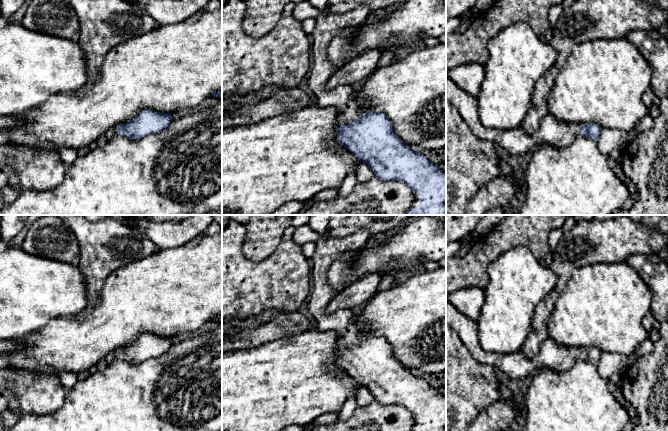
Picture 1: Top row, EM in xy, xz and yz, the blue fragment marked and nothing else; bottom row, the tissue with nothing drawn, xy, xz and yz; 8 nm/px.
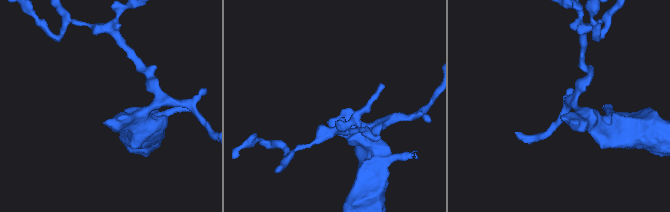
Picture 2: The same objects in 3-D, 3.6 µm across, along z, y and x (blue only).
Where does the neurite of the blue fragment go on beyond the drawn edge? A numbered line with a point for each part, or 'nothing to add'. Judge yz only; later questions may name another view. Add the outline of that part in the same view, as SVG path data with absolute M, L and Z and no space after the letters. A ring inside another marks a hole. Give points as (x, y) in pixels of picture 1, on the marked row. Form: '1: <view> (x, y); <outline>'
1: yz (552, 132); M446 71L446 100L479 139L490 141L520 159L526 158L543 145L557 149L570 146L580 136L580 124L565 123L547 113L540 121L539 129L528 135L521 127L509 130L485 127L478 115L477 98L461 90Z

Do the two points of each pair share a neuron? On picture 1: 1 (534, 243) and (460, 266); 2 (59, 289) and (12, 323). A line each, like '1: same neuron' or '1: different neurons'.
1: same neuron
2: same neuron

